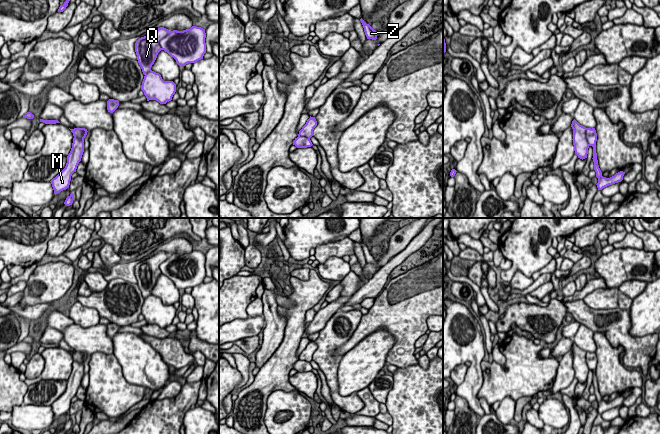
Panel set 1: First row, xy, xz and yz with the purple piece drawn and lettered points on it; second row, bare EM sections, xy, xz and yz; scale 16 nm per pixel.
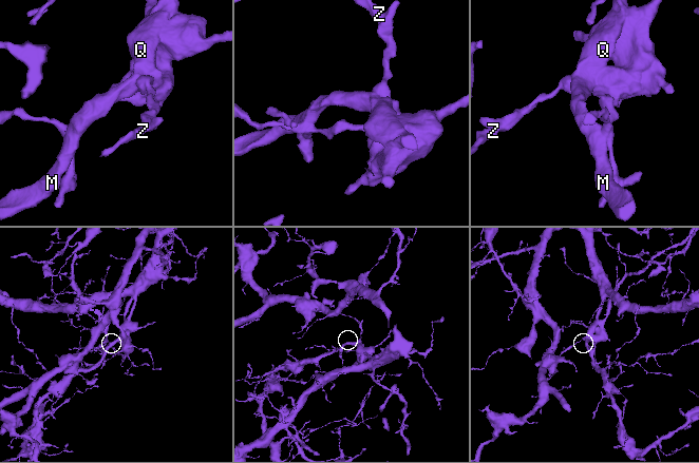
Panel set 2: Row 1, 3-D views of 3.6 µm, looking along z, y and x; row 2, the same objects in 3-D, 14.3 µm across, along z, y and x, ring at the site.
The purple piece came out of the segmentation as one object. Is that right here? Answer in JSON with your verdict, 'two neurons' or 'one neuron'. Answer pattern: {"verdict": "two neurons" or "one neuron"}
{"verdict": "two neurons"}

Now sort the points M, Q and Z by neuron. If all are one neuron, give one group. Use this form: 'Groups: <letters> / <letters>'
Groups: M Q / Z

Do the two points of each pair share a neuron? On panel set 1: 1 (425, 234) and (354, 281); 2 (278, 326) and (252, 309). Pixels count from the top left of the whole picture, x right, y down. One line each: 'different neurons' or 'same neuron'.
1: different neurons
2: different neurons

